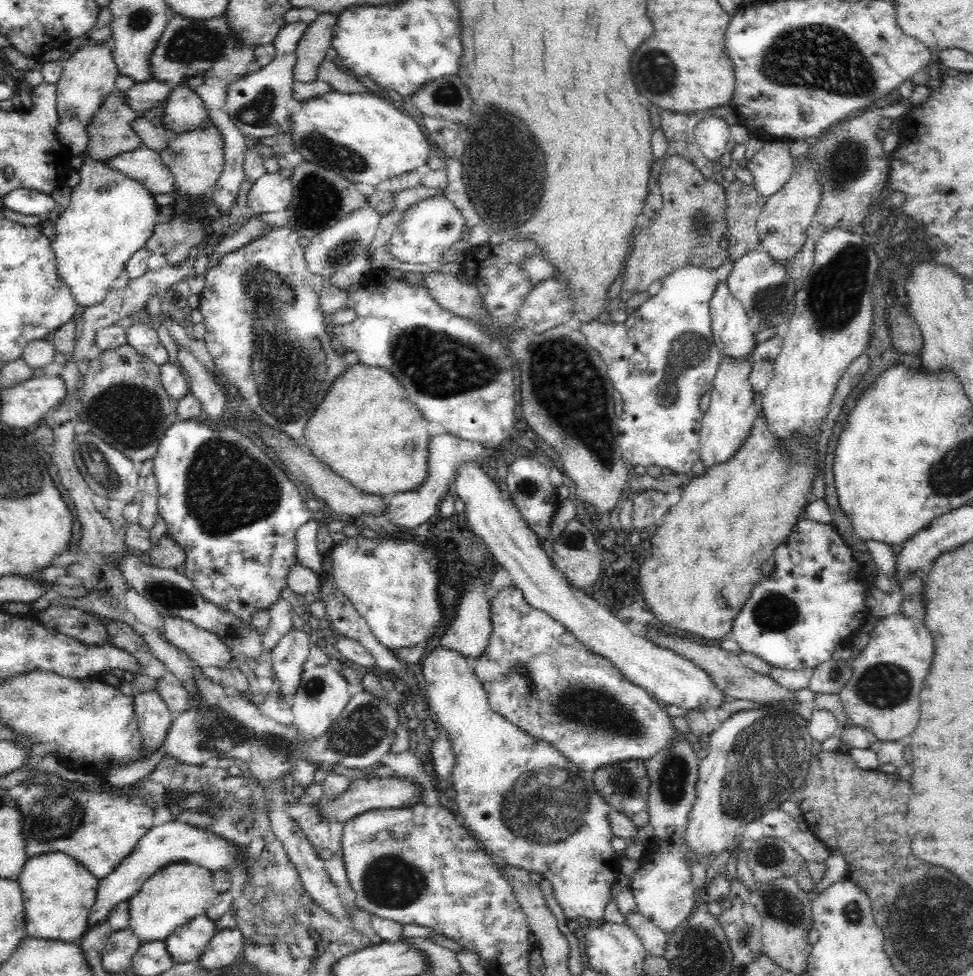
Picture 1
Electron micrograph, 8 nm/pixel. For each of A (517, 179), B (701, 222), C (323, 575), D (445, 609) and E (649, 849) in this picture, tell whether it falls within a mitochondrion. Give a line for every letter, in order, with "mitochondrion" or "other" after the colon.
A: mitochondrion
B: mitochondrion
C: other
D: other
E: other

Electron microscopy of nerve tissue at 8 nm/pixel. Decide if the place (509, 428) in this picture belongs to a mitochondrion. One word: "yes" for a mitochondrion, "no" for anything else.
no

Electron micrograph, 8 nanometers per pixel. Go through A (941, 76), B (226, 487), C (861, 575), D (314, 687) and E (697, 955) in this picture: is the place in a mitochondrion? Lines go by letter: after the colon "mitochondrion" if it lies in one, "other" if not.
A: other
B: mitochondrion
C: other
D: mitochondrion
E: mitochondrion

